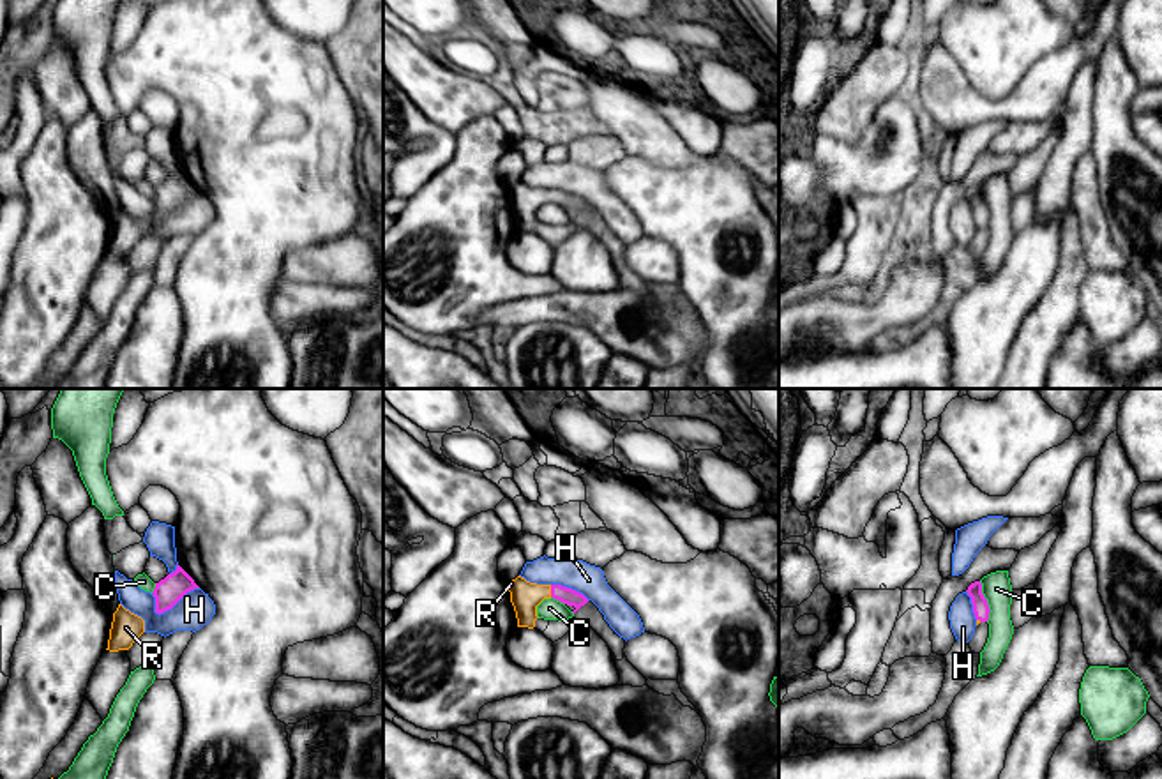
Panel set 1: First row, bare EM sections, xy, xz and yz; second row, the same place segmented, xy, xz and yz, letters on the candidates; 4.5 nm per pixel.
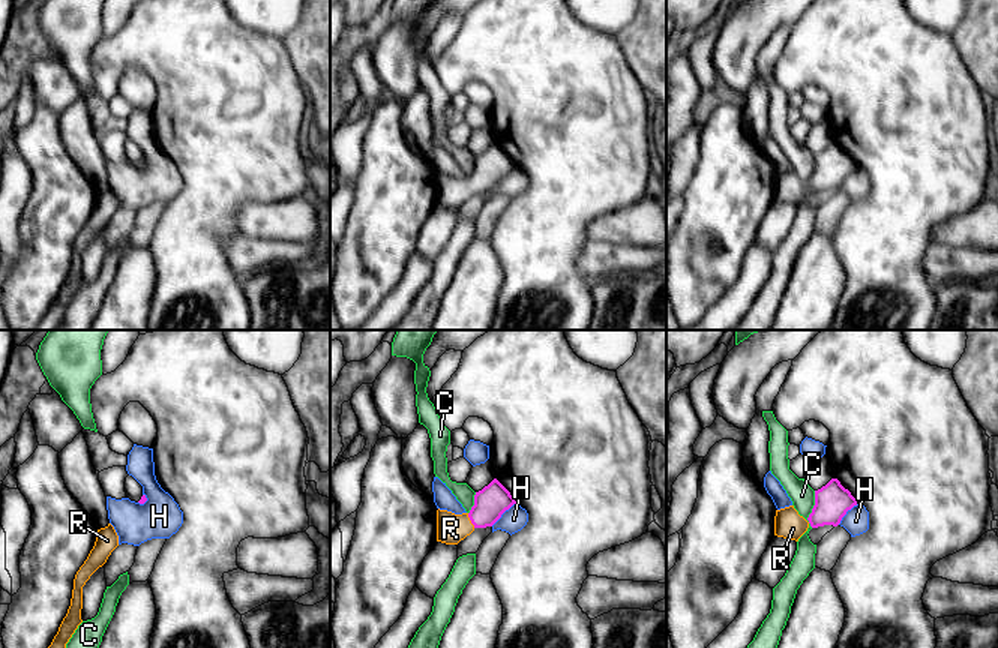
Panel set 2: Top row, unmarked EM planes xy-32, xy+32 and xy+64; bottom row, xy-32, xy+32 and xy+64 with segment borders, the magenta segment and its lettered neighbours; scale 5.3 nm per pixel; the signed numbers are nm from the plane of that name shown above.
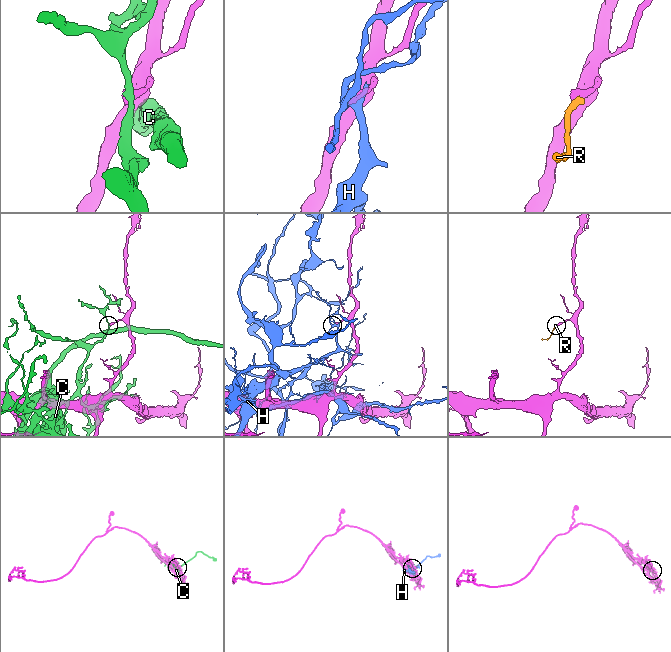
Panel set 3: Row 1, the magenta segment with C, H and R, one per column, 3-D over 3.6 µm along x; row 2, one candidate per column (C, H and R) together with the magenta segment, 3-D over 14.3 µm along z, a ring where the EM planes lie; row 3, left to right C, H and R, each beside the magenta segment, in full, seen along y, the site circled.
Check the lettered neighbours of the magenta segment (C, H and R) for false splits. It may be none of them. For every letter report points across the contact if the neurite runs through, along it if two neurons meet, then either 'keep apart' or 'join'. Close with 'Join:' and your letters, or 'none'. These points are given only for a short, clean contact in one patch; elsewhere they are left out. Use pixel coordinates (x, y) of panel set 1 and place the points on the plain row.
C: keep apart
H: keep apart
R: across xz (567, 200), (551, 195), (525, 200) | join
Join: R

